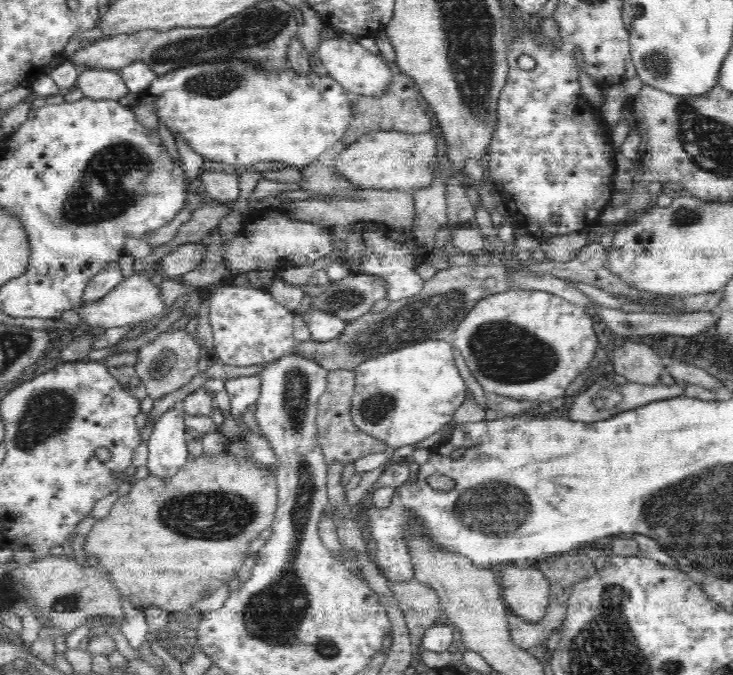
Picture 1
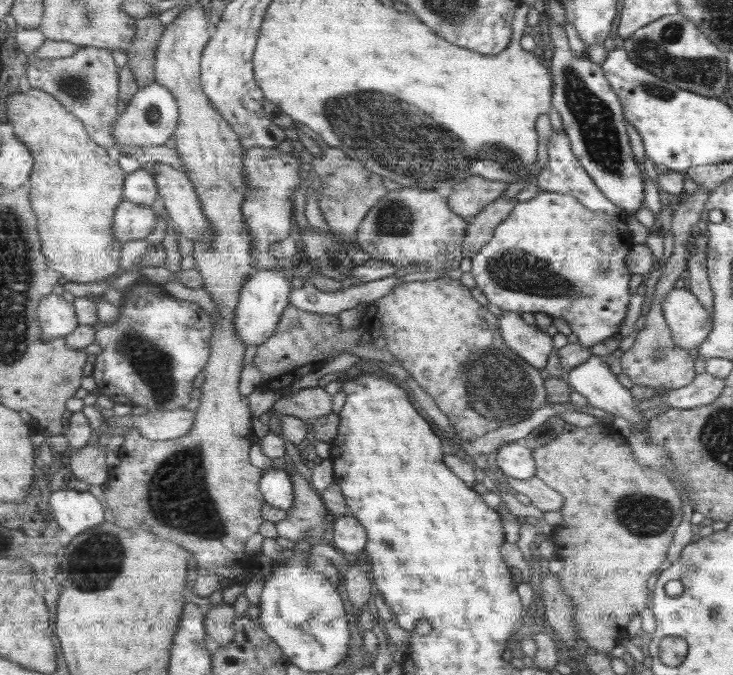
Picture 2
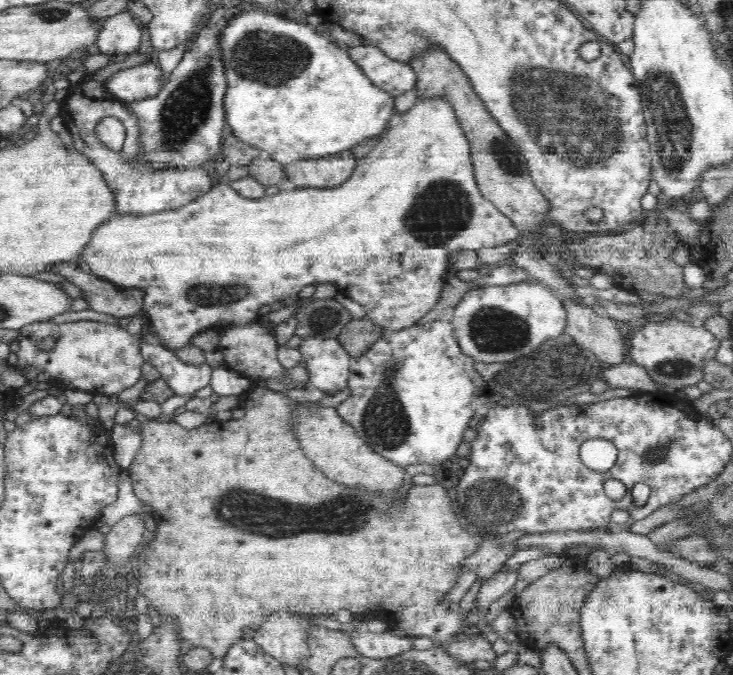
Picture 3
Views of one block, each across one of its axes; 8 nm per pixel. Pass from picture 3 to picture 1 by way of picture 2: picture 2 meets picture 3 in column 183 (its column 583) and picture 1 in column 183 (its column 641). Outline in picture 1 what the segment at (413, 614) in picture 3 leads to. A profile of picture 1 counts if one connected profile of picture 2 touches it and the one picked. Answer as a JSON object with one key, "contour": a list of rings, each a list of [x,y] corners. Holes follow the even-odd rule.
{"contour":[[[217,454],[202,456],[187,456],[185,463],[179,468],[179,471],[171,477],[157,477],[156,475],[148,475],[140,479],[131,486],[131,491],[124,497],[119,497],[112,505],[109,514],[96,520],[92,530],[86,535],[85,543],[82,545],[84,552],[93,562],[102,563],[108,575],[111,577],[113,584],[119,589],[121,595],[128,599],[136,608],[143,610],[146,606],[158,606],[166,612],[180,612],[180,610],[188,610],[193,608],[200,598],[202,592],[215,592],[219,587],[224,585],[224,582],[230,582],[232,578],[236,578],[238,566],[246,560],[248,556],[248,548],[250,542],[254,538],[258,538],[258,534],[262,530],[270,528],[273,523],[277,504],[277,493],[274,467],[262,466],[259,462],[236,459],[230,454]]]}

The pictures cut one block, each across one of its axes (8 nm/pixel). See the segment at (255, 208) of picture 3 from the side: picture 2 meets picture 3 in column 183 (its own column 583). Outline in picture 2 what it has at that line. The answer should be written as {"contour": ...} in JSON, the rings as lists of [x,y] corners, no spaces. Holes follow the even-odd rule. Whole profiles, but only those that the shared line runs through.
{"contour":[[[540,191],[526,202],[516,203],[510,215],[495,229],[492,239],[471,257],[470,272],[488,302],[504,311],[545,312],[551,317],[564,318],[584,348],[612,338],[622,324],[630,294],[626,255],[632,240],[622,215],[611,216],[590,210],[571,194]]]}

